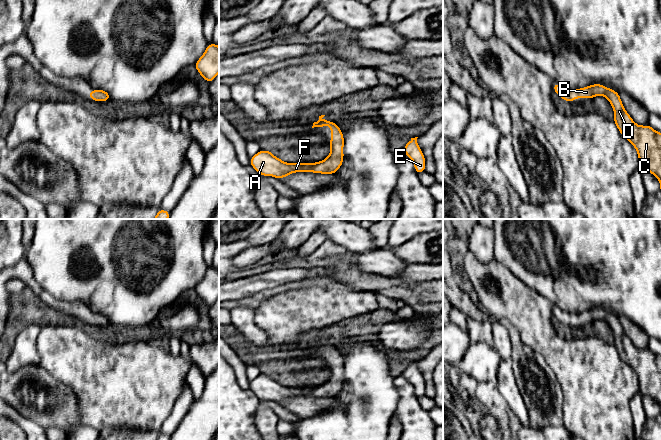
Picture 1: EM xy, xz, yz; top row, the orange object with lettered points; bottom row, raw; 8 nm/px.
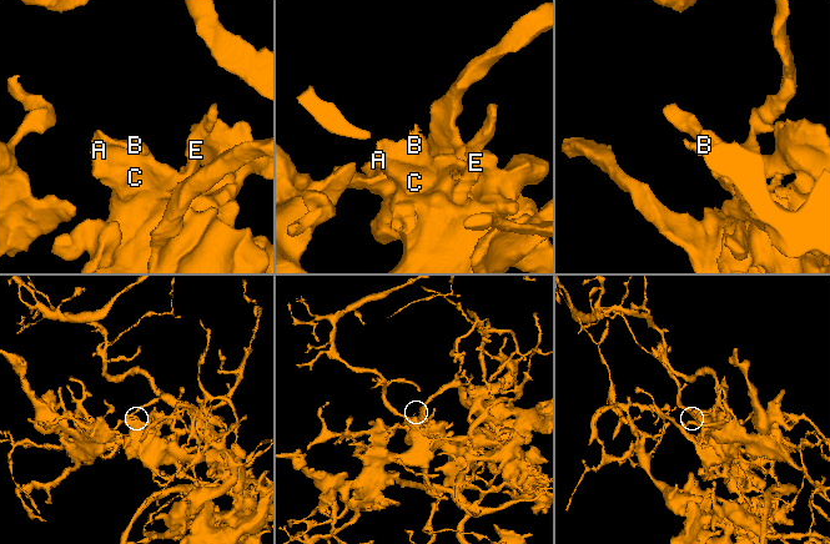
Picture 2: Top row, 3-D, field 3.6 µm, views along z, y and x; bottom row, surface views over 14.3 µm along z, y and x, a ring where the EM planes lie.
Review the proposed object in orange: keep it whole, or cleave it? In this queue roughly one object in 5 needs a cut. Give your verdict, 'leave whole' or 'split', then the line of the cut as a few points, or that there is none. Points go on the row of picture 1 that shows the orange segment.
leave whole | no cut

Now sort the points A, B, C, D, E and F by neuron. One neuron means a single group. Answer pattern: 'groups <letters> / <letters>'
groups A B C D E F

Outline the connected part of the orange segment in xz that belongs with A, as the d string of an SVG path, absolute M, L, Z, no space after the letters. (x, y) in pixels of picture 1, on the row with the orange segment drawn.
M319 116L319 120L313 123L312 128L331 127L331 140L329 142L331 151L326 159L315 163L287 163L274 156L271 151L261 149L250 158L250 165L260 176L272 176L279 180L296 172L336 174L343 164L344 135L337 123L323 120L324 116Z

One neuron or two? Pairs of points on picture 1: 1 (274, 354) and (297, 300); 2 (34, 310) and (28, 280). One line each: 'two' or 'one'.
1: two
2: two

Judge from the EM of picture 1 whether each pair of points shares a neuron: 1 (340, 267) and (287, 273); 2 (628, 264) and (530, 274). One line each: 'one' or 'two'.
1: two
2: one

